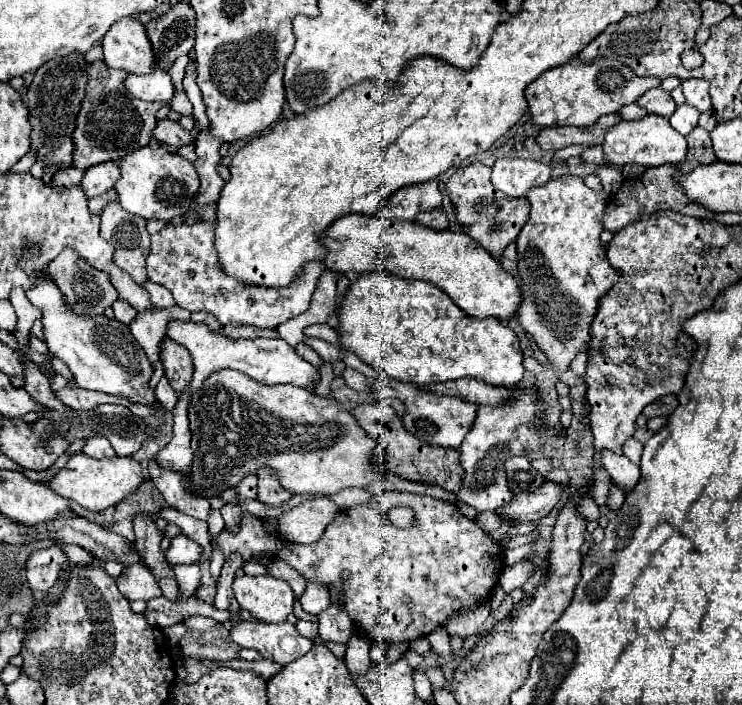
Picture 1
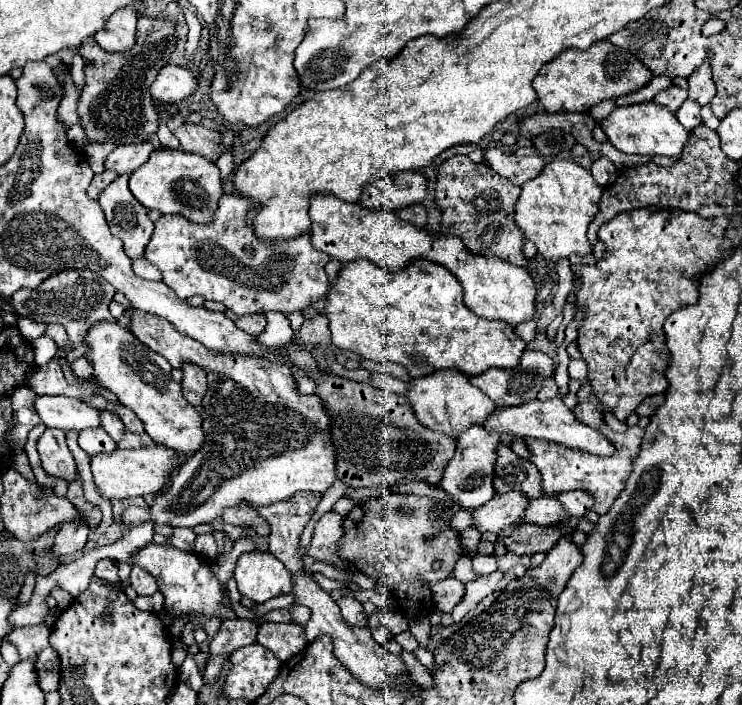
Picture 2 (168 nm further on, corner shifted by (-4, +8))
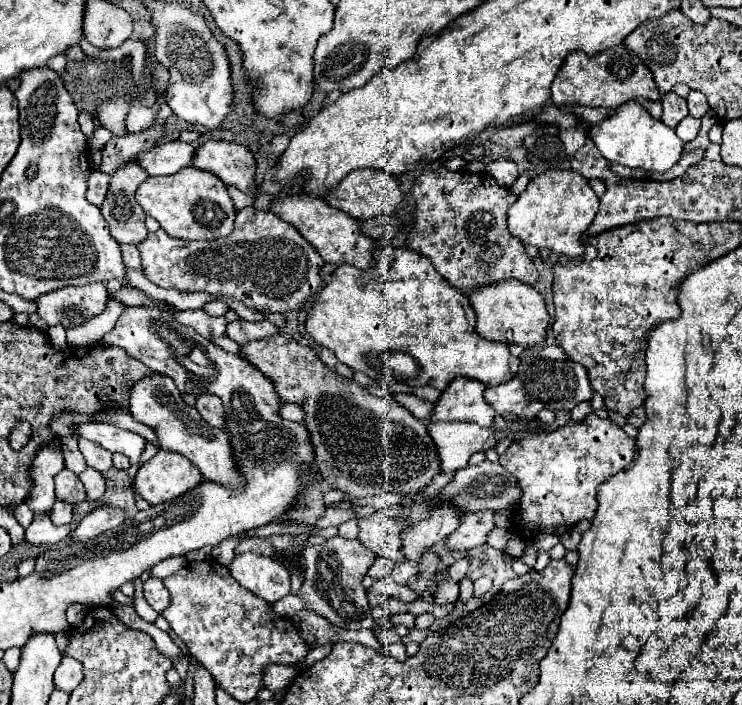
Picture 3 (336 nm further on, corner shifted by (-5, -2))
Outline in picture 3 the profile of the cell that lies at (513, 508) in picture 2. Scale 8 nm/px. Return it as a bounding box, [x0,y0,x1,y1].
[448,512,494,552]

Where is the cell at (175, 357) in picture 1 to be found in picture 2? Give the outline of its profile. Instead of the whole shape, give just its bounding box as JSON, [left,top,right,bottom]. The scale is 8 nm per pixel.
[181,364,207,408]

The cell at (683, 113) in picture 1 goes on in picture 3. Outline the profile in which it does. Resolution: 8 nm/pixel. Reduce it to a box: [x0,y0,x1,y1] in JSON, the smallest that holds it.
[674,116,700,144]

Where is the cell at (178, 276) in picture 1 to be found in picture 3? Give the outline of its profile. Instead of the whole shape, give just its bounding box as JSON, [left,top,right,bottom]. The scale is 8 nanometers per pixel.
[138,206,324,312]

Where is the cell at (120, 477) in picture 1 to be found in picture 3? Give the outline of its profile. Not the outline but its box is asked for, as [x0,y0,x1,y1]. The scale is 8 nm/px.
[134,450,204,504]

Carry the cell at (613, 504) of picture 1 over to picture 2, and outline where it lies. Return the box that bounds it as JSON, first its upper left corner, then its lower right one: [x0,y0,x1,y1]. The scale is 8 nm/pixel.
[527,402,643,514]

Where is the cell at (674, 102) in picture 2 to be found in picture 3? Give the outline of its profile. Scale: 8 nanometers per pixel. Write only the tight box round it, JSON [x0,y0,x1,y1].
[662,92,688,128]

